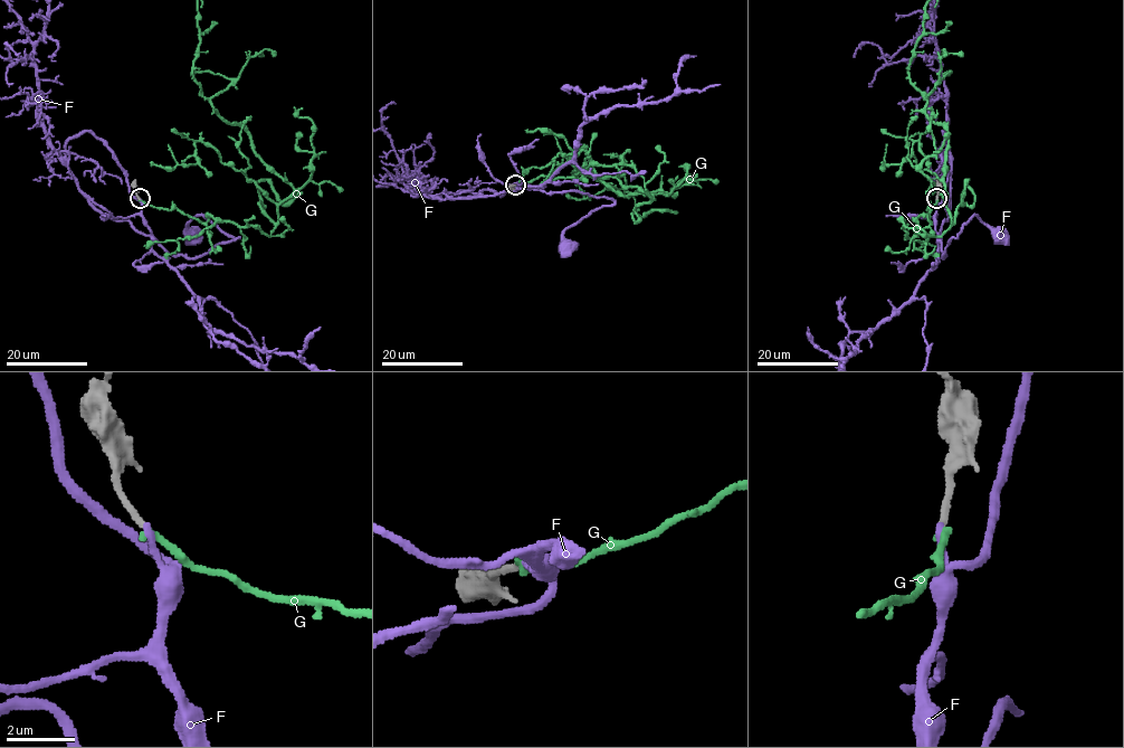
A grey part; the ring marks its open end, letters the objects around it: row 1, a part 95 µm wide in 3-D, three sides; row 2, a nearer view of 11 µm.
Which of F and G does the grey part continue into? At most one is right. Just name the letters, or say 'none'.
F

